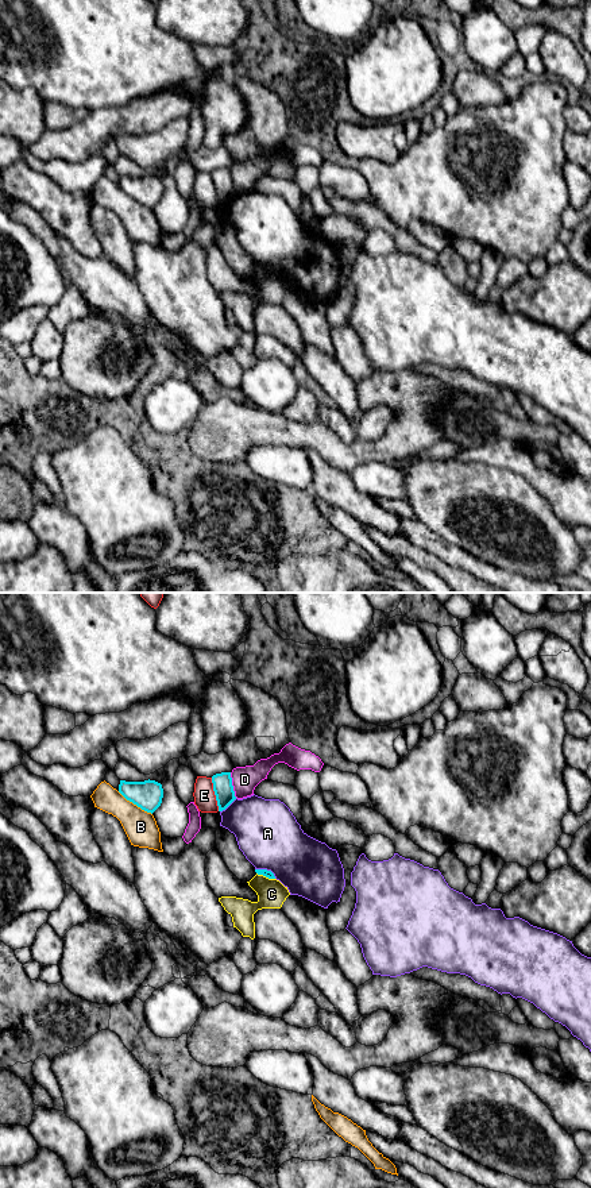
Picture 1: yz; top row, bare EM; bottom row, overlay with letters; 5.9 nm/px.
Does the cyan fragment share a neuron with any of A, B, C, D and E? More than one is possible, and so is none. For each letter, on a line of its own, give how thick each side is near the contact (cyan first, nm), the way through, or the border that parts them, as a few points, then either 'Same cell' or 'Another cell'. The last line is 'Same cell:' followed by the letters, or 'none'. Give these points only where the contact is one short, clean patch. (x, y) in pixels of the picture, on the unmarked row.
A: Thickness 50 nm (cyan) against 380 nm. Another cell
B: Thickness 170 nm (cyan) against 190 nm. Another cell
C: Thickness 50 nm (cyan) against 170 nm. Boundary: yz (257, 267), (274, 274). Another cell
D: Thickness 120 nm (cyan) against 160 nm. Another cell
E: Thickness 120 nm (cyan) against 130 nm. Another cell
Same cell: none

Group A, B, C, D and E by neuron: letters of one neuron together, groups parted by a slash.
A / B / C / D / E

